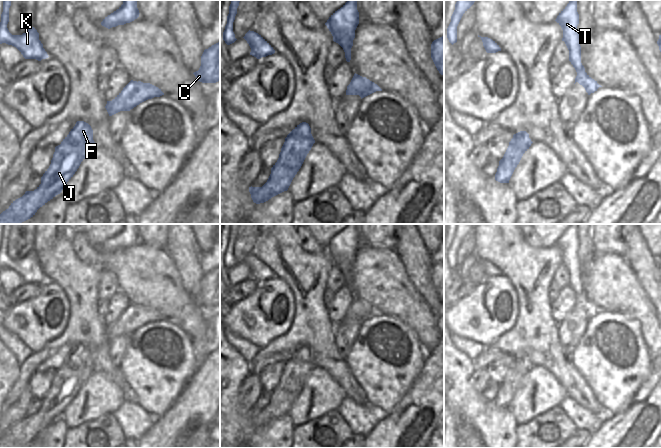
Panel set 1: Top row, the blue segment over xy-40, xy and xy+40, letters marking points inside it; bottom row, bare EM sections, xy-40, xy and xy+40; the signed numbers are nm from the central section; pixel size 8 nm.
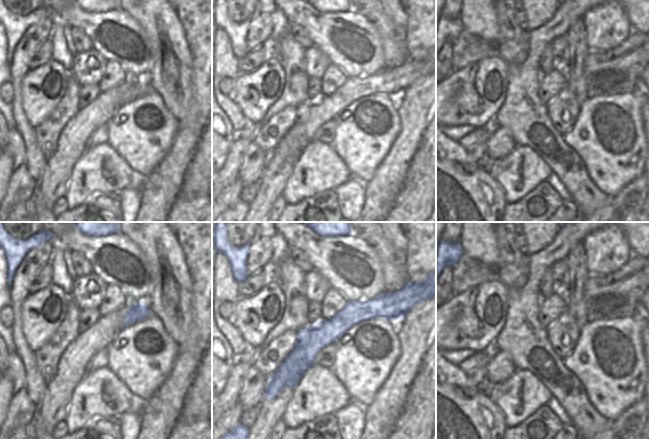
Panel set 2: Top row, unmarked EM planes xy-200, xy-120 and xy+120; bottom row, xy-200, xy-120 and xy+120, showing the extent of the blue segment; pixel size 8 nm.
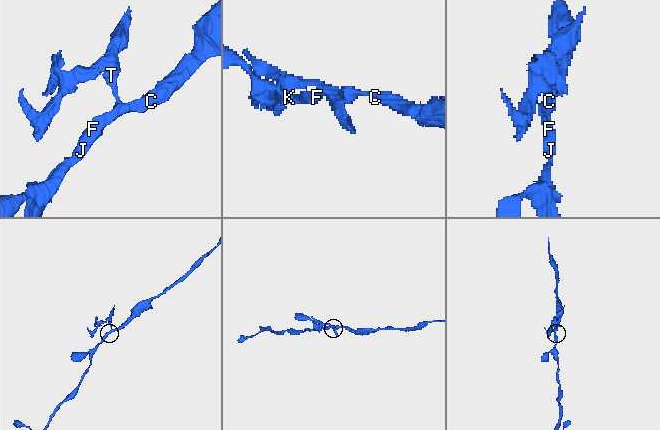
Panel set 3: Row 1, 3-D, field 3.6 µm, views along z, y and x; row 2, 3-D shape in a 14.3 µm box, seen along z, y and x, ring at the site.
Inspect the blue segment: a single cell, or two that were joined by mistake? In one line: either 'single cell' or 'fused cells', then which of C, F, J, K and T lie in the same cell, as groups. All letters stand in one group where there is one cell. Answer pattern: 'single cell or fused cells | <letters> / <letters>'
fused cells | C F J / K T

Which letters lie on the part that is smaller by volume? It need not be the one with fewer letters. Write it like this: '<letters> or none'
K, T

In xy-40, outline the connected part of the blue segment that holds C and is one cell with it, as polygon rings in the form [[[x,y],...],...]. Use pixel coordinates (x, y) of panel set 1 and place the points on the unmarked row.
[[[220,266],[204,274],[201,280],[201,290],[193,298],[202,307],[220,305]]]

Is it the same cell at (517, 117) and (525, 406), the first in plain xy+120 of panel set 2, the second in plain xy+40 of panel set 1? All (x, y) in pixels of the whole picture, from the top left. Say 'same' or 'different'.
different

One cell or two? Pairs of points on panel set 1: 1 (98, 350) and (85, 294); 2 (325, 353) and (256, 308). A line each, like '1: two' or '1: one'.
1: one
2: two

